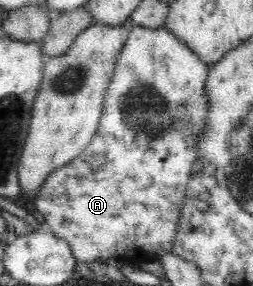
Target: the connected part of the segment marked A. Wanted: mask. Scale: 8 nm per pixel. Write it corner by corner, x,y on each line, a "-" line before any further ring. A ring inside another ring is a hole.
165,26
130,29
106,89
104,110
93,139
73,161
45,178
38,194
30,200
33,205
28,205
46,230
71,247
77,261
91,265
116,258
137,266
172,254
179,231
181,201
189,177
199,173
195,171
195,163
199,163
195,145
205,131
209,115
209,94
205,90
209,69
185,41
-
109,163
115,165
115,173
93,173
109,167

